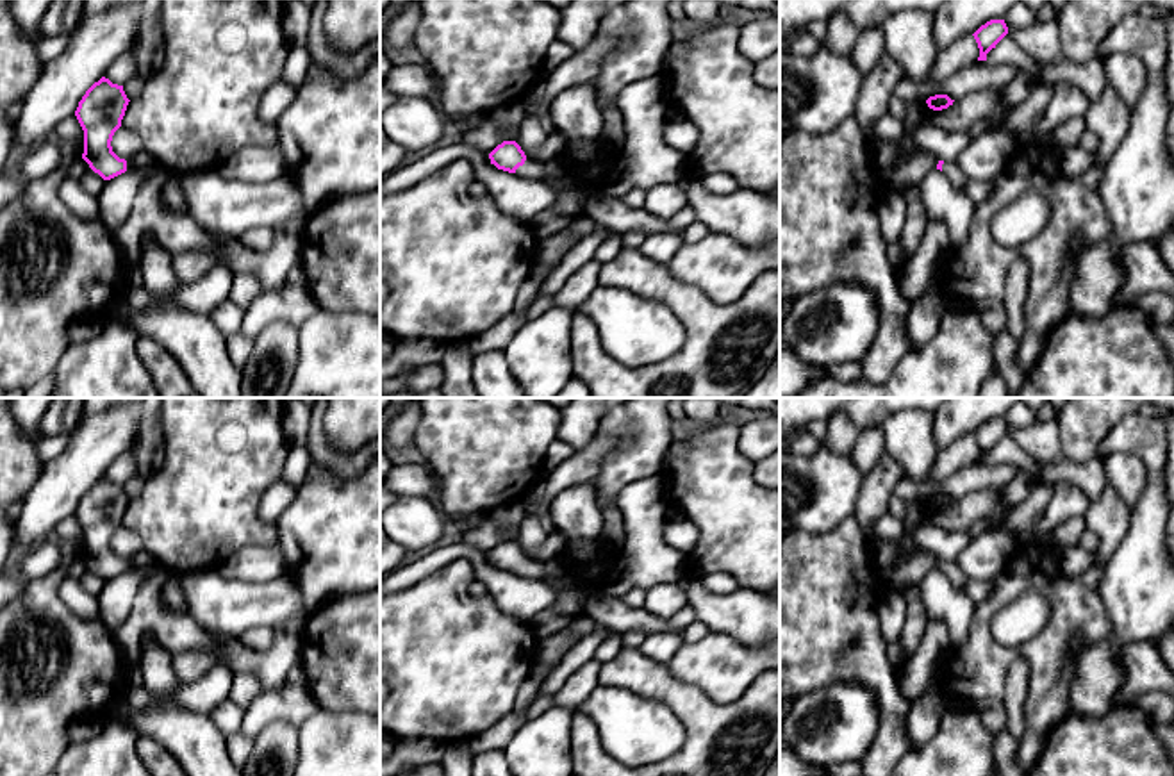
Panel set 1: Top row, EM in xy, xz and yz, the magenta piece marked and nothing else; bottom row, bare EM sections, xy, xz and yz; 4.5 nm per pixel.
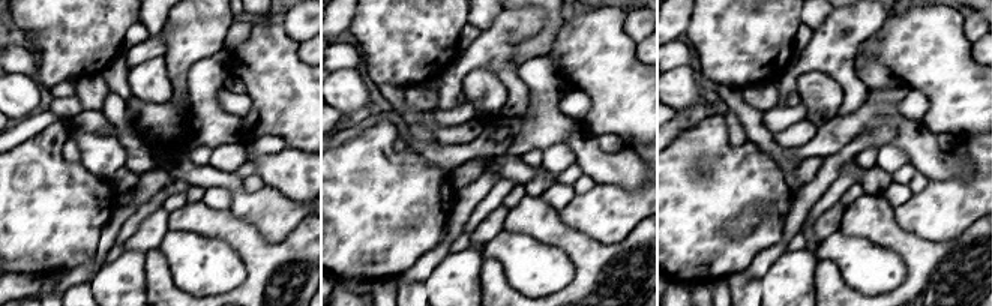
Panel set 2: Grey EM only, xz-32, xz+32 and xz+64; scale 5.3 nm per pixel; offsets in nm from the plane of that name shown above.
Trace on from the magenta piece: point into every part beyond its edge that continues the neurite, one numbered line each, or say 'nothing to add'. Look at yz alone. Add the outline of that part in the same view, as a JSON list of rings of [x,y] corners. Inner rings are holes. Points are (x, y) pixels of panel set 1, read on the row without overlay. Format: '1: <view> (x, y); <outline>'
1: yz (950, 568); [[[944,560],[942,564],[942,573],[946,574],[946,578],[960,590],[965,589],[967,578],[962,573],[960,565],[956,564],[956,560]]]

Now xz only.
1: xz (557, 568); [[[562,555],[550,560],[528,558],[516,569],[516,574],[528,580],[562,580],[571,571],[571,564]]]

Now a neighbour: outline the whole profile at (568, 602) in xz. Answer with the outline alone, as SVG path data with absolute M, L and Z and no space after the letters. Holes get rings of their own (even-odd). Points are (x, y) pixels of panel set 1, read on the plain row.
M546 580L546 582L560 590L551 608L555 608L557 612L564 612L569 617L583 614L585 598L580 592L564 589L562 580Z

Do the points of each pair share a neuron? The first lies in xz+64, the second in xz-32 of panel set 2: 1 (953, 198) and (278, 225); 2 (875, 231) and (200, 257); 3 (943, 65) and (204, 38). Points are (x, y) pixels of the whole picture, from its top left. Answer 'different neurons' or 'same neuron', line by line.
1: same neuron
2: different neurons
3: different neurons

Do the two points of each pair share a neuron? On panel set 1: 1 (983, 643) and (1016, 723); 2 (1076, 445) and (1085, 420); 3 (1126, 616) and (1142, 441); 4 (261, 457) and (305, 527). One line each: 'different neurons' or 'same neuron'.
1: different neurons
2: same neuron
3: same neuron
4: different neurons

